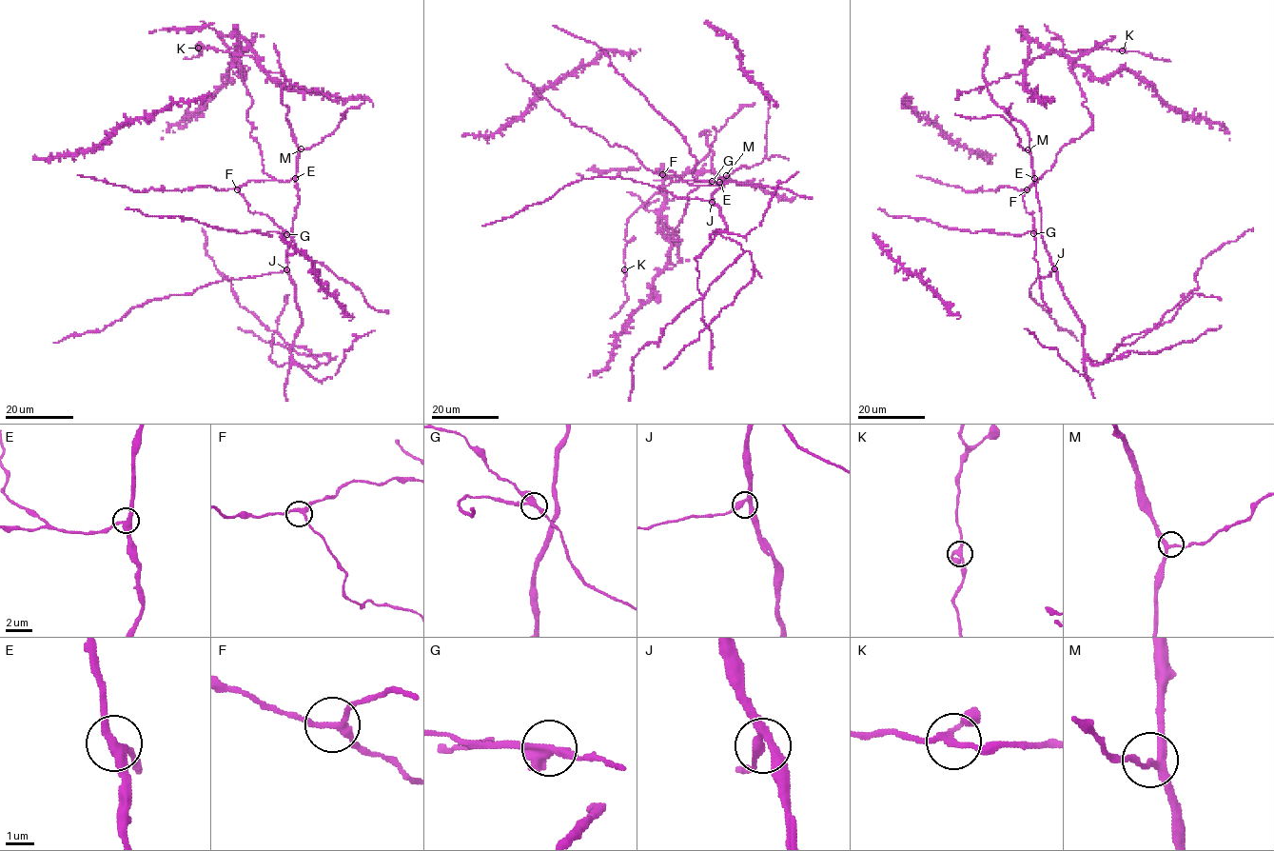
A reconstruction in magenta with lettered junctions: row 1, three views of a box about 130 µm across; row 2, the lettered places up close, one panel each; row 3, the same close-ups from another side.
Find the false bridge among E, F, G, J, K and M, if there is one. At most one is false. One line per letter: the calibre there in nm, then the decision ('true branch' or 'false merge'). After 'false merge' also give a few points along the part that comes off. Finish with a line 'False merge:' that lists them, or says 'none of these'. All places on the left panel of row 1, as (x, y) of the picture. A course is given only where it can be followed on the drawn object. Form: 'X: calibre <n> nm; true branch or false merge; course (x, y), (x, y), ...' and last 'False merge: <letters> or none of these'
E: calibre 340 nm; true branch
F: calibre 240 nm; true branch
G: calibre 320 nm; false merge; course (287, 233), (269, 231), (270, 236), (257, 231), (238, 233), (184, 217), (146, 215), (137, 209), (126, 209)
J: calibre 300 nm; true branch
K: calibre 240 nm; true branch
M: calibre 240 nm; true branch
False merge: G

